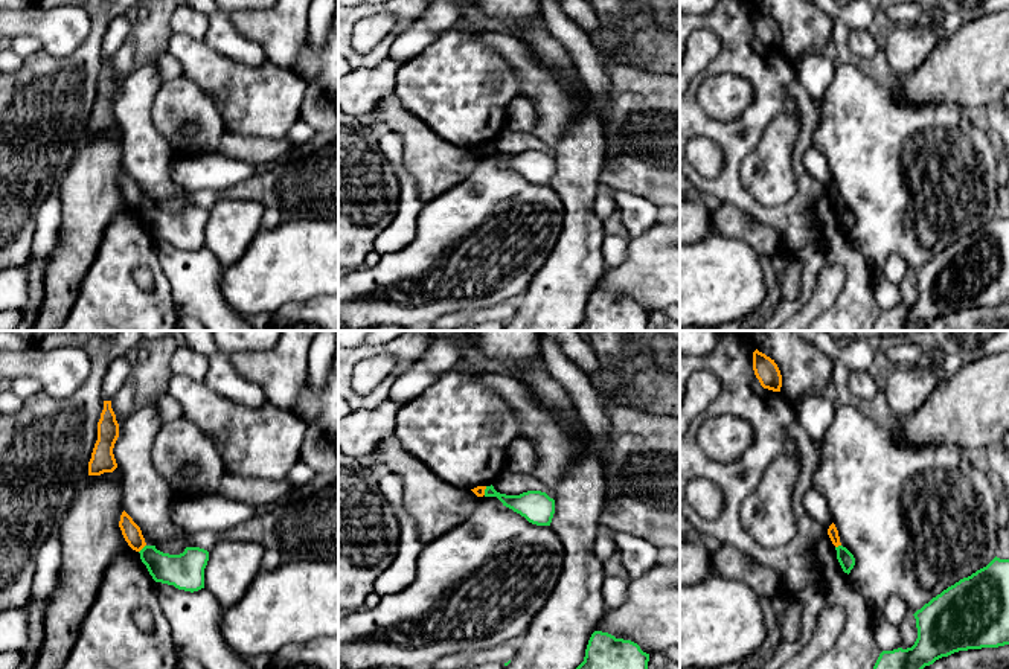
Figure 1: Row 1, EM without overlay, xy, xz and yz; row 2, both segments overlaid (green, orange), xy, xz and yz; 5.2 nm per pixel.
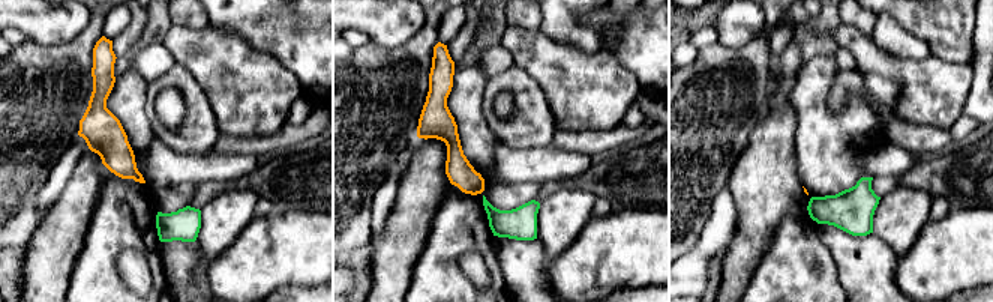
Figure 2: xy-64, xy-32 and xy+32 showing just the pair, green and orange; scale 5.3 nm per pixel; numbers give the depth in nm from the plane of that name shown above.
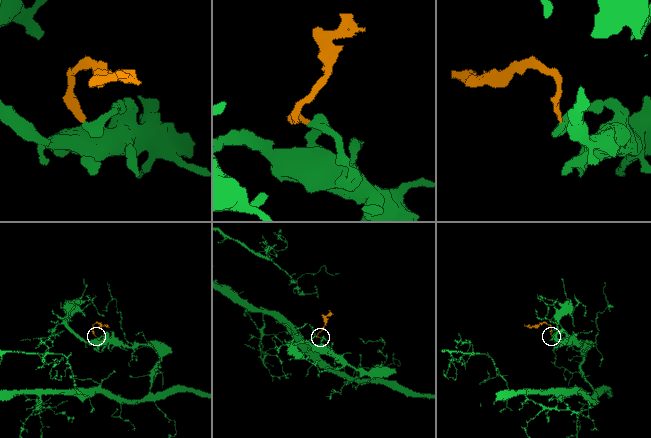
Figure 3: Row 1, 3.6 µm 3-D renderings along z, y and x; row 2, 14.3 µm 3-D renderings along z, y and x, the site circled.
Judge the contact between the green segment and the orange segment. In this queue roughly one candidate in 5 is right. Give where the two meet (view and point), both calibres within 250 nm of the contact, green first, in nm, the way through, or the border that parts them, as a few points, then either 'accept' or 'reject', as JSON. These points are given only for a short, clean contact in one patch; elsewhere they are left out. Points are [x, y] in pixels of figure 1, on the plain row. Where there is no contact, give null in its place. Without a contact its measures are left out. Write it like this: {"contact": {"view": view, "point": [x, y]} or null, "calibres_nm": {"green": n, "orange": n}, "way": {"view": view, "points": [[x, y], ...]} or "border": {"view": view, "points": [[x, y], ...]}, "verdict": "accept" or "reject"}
{"contact": {"view": "xy", "point": [142, 208]}, "calibres_nm": {"green": 180, "orange": 100}, "border": {"view": "xy", "points": [[145, 203], [139, 211]]}, "verdict": "reject"}

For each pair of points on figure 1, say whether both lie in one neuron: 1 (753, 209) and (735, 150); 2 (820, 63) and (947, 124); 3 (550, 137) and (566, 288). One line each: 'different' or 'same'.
1: same
2: different
3: different

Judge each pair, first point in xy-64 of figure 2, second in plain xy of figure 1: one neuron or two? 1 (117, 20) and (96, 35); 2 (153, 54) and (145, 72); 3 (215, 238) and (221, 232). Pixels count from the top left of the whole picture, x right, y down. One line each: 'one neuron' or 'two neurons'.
1: two neurons
2: two neurons
3: one neuron

